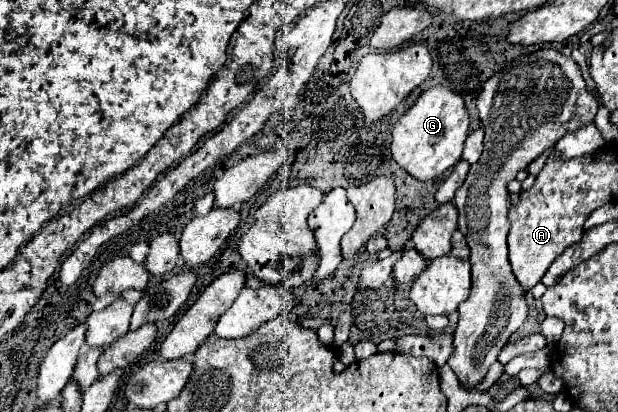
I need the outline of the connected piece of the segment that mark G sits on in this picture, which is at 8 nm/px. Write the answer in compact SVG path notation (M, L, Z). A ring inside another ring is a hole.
M445 86L425 90L393 126L391 154L395 162L417 180L433 180L455 166L469 134L469 112L459 94Z

